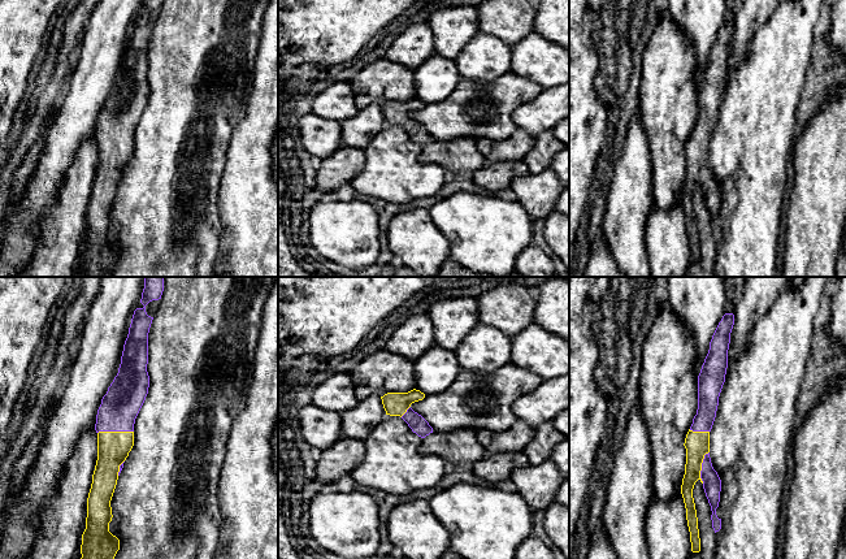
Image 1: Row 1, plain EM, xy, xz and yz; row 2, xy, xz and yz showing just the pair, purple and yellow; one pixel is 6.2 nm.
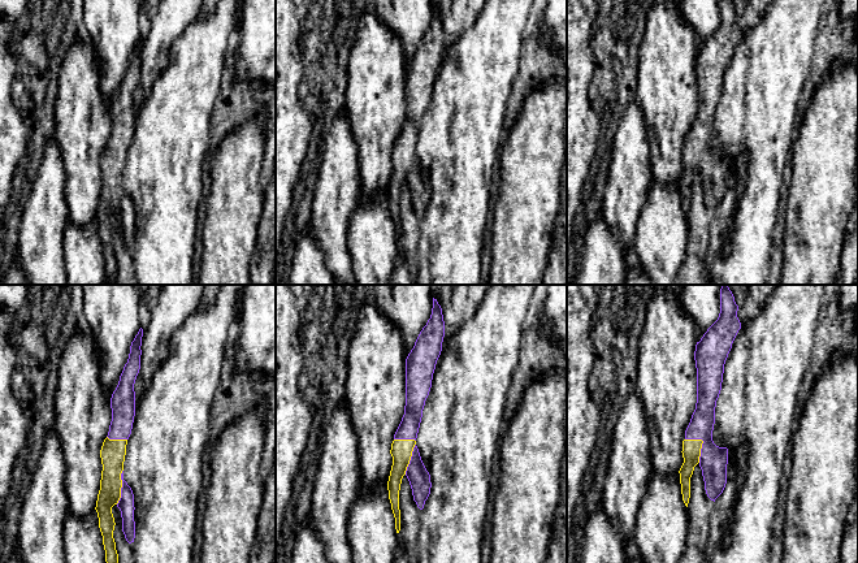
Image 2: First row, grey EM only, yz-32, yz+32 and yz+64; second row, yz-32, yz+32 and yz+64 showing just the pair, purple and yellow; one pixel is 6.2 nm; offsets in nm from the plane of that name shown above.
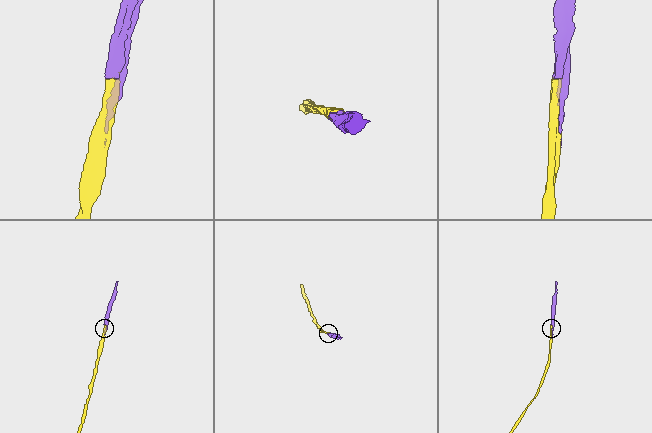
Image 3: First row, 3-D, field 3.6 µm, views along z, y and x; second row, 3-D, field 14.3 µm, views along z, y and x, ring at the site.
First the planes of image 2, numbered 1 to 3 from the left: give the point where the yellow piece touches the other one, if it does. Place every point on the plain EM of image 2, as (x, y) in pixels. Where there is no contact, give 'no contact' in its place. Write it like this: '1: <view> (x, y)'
1: yz-32 (122, 195)
2: yz+32 (411, 168)
3: yz+64 (702, 152)

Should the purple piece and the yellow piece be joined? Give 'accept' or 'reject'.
accept

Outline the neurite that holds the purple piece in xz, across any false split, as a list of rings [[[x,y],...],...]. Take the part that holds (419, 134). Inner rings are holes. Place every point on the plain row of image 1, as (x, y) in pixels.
[[[416,98],[408,101],[387,101],[381,105],[386,124],[400,125],[412,140],[421,147],[433,142],[433,136],[421,124],[411,117],[411,113],[424,107],[425,103]]]

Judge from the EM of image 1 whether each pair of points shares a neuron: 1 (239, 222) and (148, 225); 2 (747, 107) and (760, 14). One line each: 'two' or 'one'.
1: two
2: two

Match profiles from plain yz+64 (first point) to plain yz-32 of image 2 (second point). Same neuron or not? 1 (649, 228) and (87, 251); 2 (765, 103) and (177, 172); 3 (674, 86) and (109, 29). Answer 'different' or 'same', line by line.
1: same
2: same
3: different

